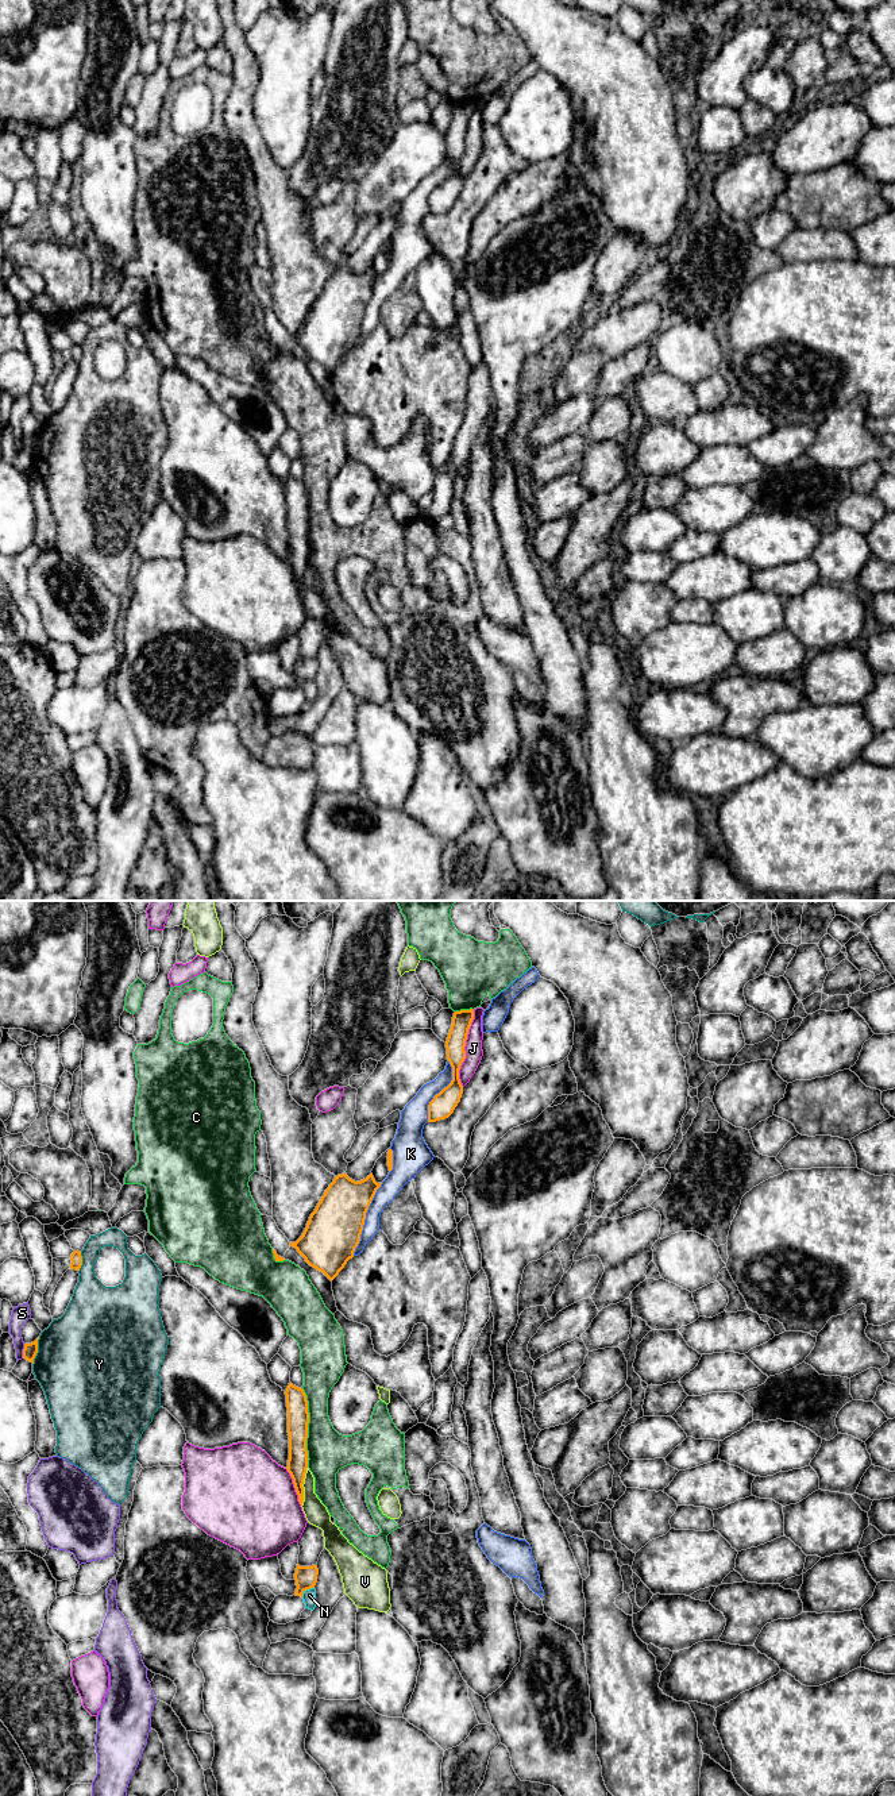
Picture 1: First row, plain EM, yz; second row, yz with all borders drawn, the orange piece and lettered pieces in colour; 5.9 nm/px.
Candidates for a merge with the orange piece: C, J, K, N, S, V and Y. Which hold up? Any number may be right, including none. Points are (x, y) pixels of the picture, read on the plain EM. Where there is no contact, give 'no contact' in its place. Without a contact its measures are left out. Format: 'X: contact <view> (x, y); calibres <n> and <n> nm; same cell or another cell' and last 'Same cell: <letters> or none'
C: contact yz (307, 520); calibres 130 and 240 nm; another cell
J: contact yz (463, 141); calibres 120 and 100 nm; another cell
K: contact yz (365, 311); calibres 320 and 110 nm; another cell
N: contact yz (307, 681); calibres 130 and 80 nm; another cell
S: contact yz (23, 443); calibres 90 and 110 nm; another cell
V: contact yz (303, 579); calibres 120 and 140 nm; another cell
Y: contact yz (37, 443); calibres 90 and 500 nm; another cell
Same cell: none

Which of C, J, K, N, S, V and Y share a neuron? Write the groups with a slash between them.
C / J / K / N / S / V / Y

